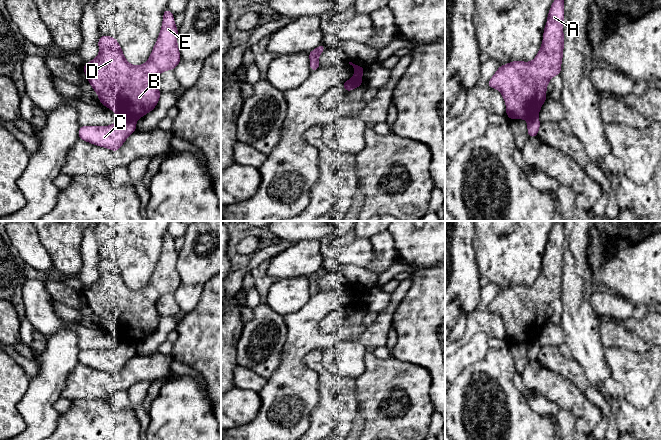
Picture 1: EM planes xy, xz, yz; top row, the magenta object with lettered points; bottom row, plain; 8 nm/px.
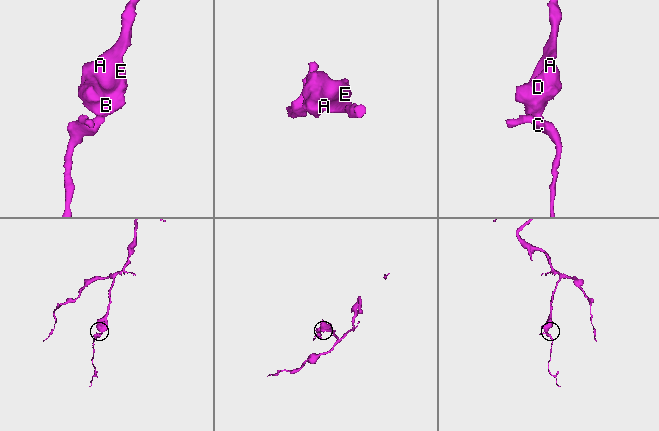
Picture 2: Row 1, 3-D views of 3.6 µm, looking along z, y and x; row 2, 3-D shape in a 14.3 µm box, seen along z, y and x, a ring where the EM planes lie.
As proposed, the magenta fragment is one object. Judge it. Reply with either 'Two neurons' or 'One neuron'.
Two neurons

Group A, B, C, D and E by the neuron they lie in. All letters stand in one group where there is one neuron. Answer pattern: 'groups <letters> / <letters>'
groups A B D E / C

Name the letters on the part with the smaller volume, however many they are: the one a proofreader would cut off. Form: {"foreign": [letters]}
{"foreign": ["C"]}

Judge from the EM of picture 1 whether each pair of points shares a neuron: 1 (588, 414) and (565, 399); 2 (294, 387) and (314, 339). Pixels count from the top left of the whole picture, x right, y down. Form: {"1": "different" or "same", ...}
{"1": "same", "2": "same"}

